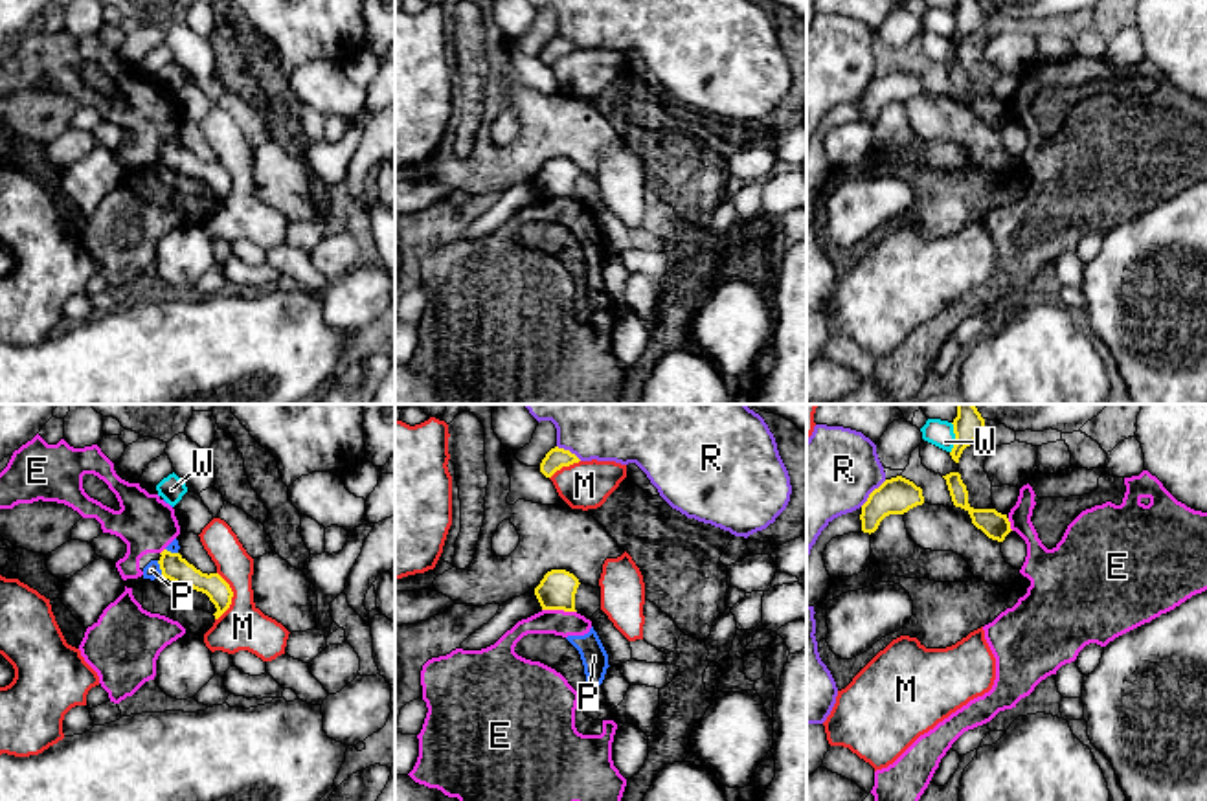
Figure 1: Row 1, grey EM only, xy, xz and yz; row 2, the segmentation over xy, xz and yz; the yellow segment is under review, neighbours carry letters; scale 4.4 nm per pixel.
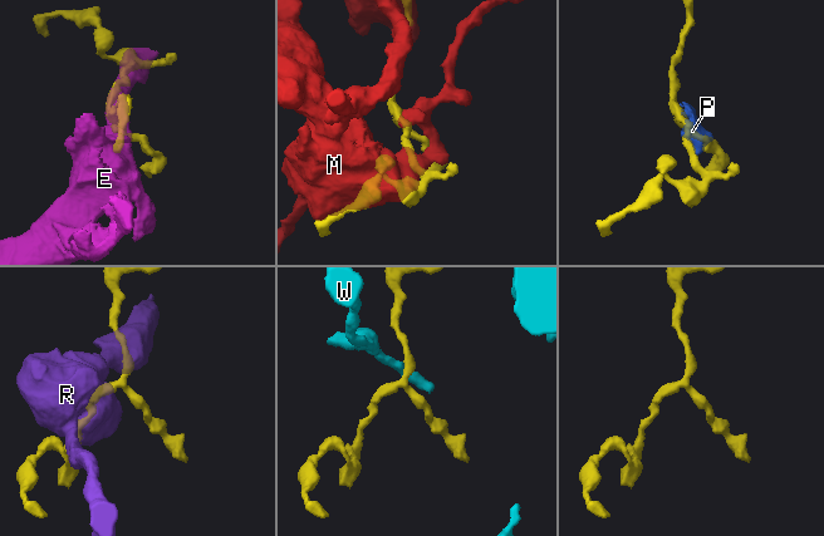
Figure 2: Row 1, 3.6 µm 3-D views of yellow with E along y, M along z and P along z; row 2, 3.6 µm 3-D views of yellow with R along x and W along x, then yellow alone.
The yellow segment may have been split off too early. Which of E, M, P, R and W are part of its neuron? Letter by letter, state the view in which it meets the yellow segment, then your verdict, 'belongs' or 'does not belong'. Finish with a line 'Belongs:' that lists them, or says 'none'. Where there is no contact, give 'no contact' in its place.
E: xz | does not belong
M: xy | does not belong
P: xy | does not belong
R: yz | does not belong
W: yz | does not belong
Belongs: none

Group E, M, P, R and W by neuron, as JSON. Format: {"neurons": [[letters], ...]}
{"neurons": [["E", "P"], ["M"], ["R"], ["W"]]}

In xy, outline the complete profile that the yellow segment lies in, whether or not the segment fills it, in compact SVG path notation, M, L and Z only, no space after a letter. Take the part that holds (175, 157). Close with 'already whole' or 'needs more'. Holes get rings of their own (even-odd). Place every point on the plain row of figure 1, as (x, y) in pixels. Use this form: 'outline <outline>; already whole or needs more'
outline M164 138L160 141L160 158L162 164L180 175L193 176L209 186L217 200L213 202L219 208L231 193L233 180L230 173L219 162L202 162L193 152L189 152L180 141L171 141Z; already whole

